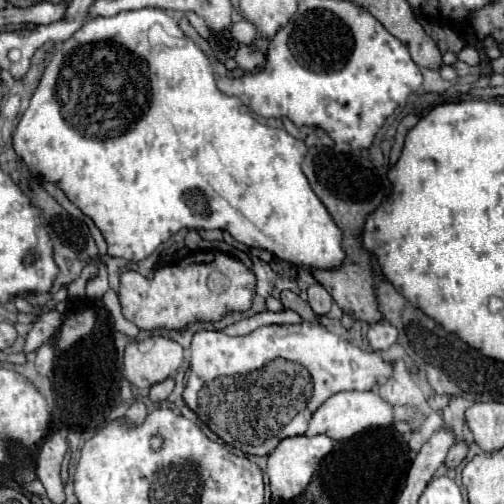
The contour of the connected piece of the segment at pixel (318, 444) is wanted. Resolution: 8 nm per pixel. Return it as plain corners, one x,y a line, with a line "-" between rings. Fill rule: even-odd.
319,434
319,436
291,436
279,442
279,446
269,454
269,462
267,462
267,474
269,474
269,482
271,482
271,494
275,500
291,500
293,496
301,494
305,490
305,486
309,484
313,472
317,470
321,458
325,454
329,454
333,450
337,442
333,442
329,436

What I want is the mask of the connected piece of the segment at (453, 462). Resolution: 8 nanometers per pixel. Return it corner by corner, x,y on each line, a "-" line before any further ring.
457,442
457,444
449,450
449,454
447,454
447,458
445,458
445,466
447,466
447,468
457,468
457,466
465,460
467,450
469,450
469,446
467,446
465,442

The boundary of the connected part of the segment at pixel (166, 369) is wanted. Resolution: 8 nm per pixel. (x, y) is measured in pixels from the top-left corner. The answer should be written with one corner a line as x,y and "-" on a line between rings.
151,334
125,348
125,376
137,388
147,388
175,376
183,364
183,348
169,336

